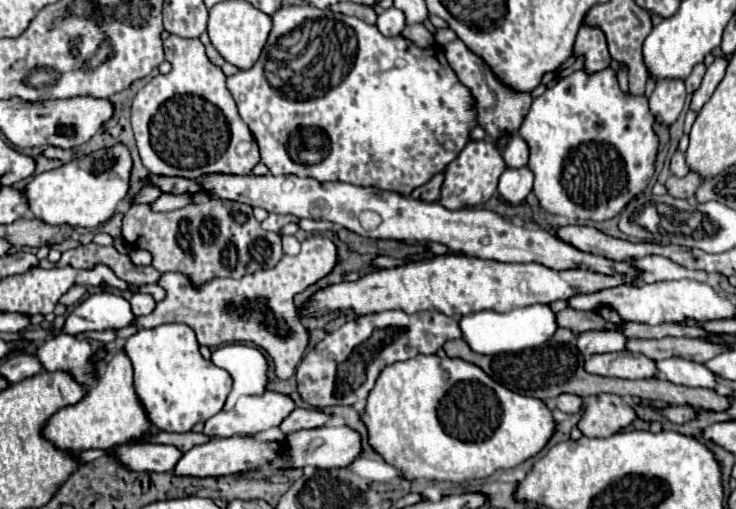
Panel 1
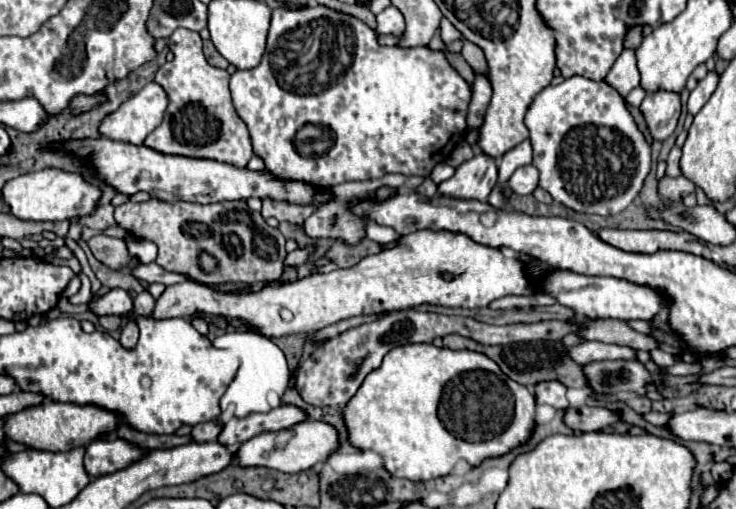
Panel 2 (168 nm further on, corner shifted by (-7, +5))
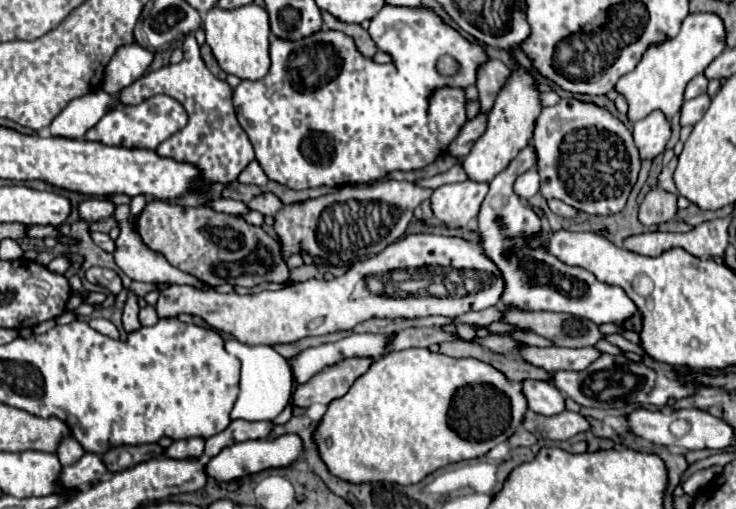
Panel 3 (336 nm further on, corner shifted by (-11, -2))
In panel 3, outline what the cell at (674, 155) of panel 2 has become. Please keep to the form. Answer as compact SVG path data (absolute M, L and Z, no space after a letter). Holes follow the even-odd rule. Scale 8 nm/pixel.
M673 158L669 164L663 166L661 174L657 176L657 188L665 190L665 192L671 192L671 194L677 194L677 188L673 184L673 170L677 166L677 158Z

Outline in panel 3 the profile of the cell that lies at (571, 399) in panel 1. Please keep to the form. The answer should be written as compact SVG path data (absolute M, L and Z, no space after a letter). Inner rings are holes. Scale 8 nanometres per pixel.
M523 380L521 392L527 400L529 410L541 414L541 416L555 416L565 410L565 398L561 392L543 380Z

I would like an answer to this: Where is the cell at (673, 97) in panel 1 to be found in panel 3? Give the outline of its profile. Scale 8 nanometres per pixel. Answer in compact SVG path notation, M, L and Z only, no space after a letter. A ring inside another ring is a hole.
M653 112L651 116L635 122L631 132L643 160L653 160L655 156L659 156L671 136L669 120L663 116L663 112Z

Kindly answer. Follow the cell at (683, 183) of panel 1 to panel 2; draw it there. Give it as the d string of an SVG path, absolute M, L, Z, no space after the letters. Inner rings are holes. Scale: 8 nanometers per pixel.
M683 175L681 177L663 177L659 181L659 193L663 199L681 201L683 197L687 197L693 191L695 191L695 183Z

